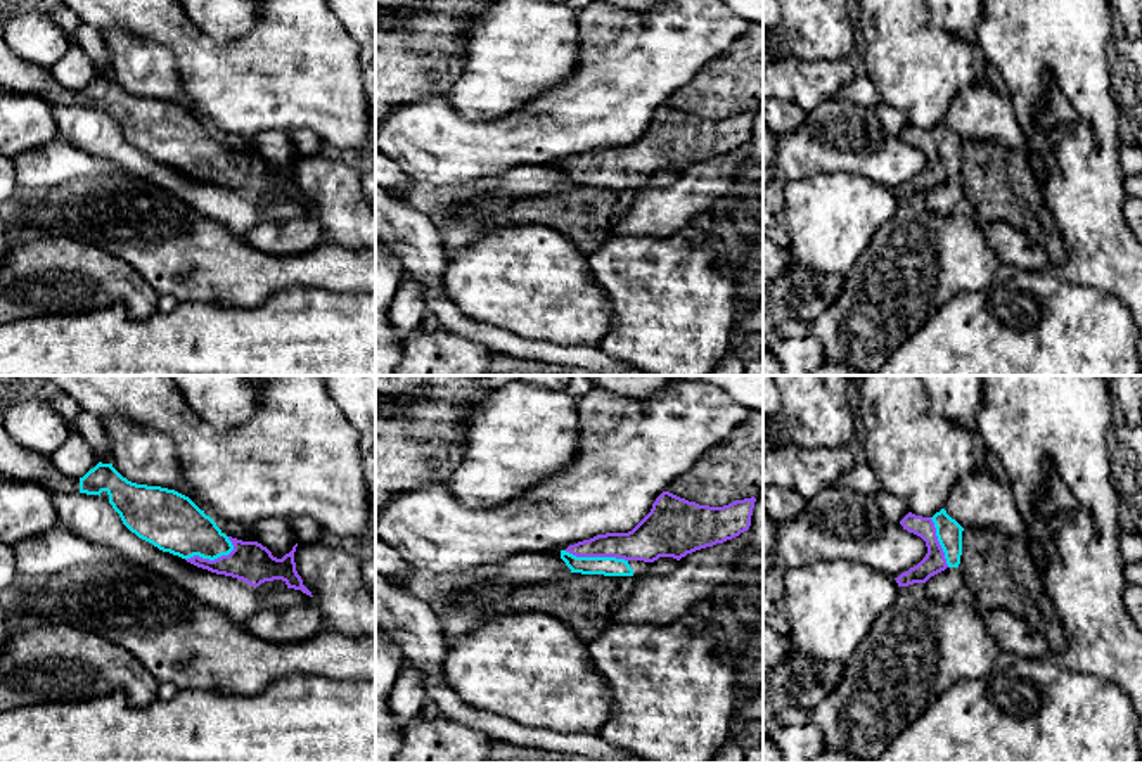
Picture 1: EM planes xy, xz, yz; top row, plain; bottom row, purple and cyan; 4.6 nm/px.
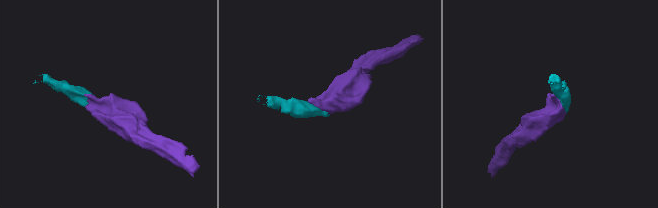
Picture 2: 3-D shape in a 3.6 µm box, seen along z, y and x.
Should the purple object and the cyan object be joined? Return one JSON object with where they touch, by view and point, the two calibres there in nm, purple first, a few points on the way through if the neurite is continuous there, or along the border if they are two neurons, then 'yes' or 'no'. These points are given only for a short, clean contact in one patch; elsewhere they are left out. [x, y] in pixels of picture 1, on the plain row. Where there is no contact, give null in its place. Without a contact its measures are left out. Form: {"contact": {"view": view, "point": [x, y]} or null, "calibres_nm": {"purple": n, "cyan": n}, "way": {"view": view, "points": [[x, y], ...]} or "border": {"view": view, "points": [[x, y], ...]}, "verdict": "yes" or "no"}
{"contact": {"view": "xz", "point": [596, 168]}, "calibres_nm": {"purple": 180, "cyan": 100}, "way": {"view": "xz", "points": [[647, 154], [596, 168], [609, 179]]}, "verdict": "yes"}

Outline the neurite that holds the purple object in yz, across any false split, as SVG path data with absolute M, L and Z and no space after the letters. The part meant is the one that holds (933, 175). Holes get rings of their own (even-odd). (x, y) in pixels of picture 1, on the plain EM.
M945 121L933 130L922 130L908 125L900 137L908 145L921 149L926 154L926 170L896 192L898 199L914 196L926 196L931 189L946 180L959 180L962 168L962 144L964 140L952 131Z

